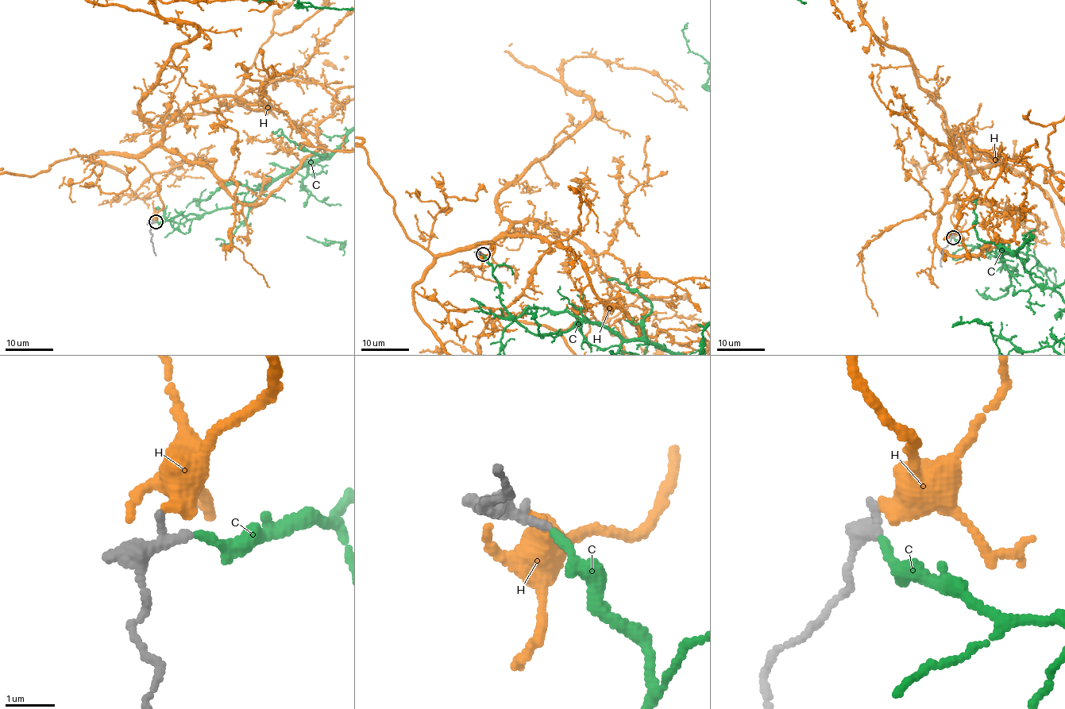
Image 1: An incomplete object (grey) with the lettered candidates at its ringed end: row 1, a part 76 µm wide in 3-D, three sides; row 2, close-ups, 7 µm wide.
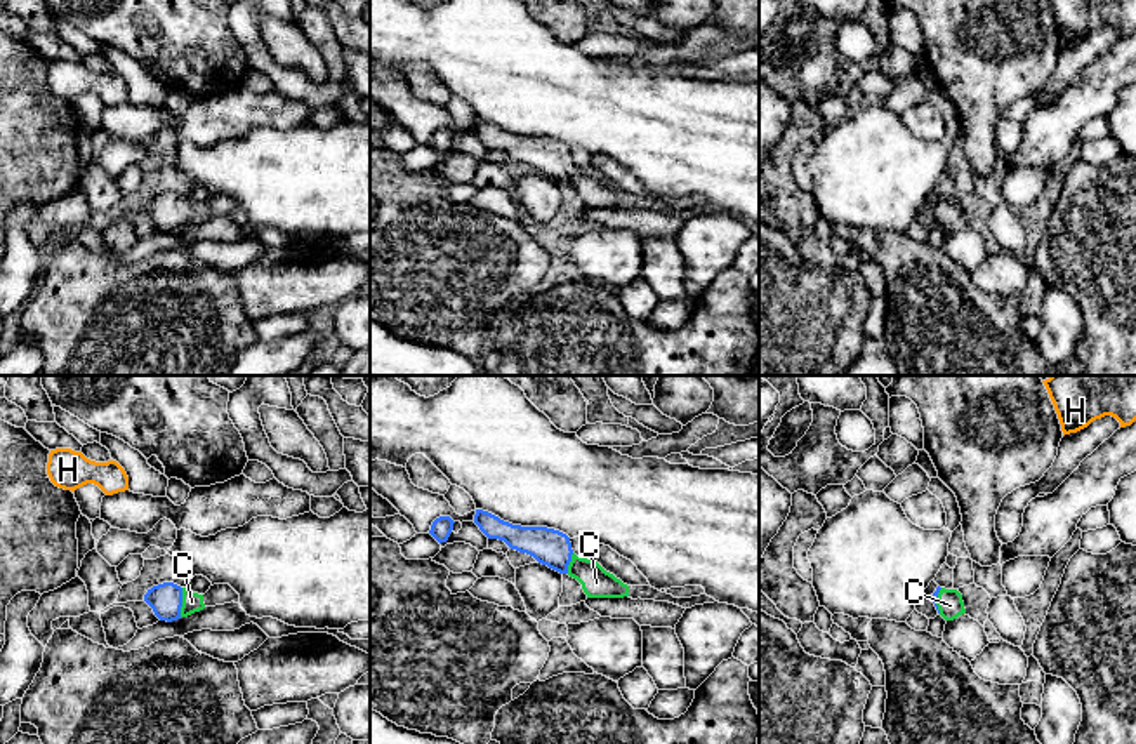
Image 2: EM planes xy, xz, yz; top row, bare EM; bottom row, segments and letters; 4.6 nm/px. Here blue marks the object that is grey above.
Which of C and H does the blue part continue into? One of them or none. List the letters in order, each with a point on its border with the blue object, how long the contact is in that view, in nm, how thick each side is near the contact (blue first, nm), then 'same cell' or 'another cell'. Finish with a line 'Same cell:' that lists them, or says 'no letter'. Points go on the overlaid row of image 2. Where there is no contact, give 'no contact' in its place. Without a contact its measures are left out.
C: meets blue in xy at (181, 602); contact 140 nm long; 150 nm thick on the blue side, 100 nm on the other; same cell
H: no contact; another cell
Same cell: C

